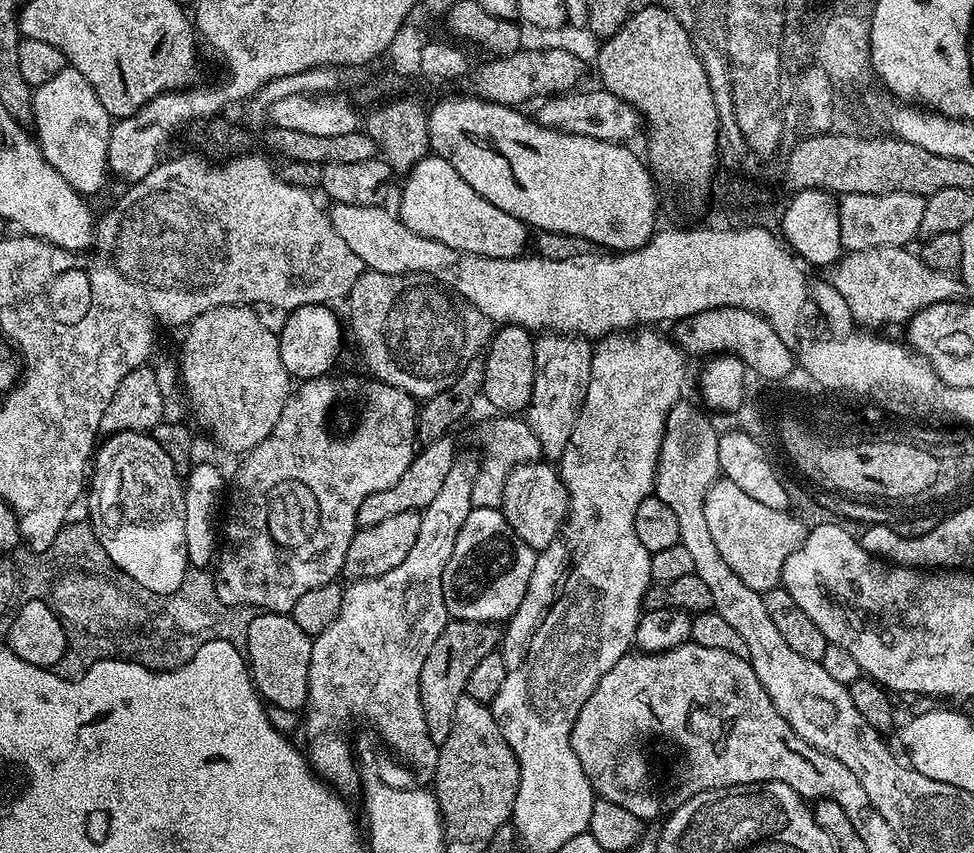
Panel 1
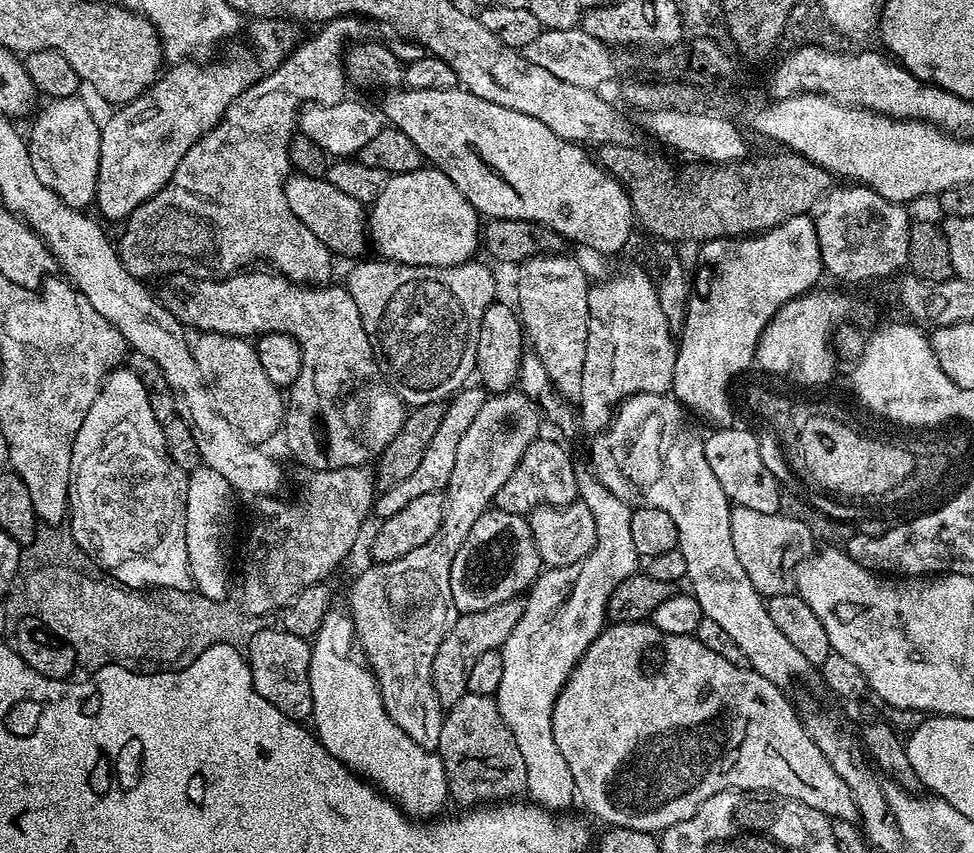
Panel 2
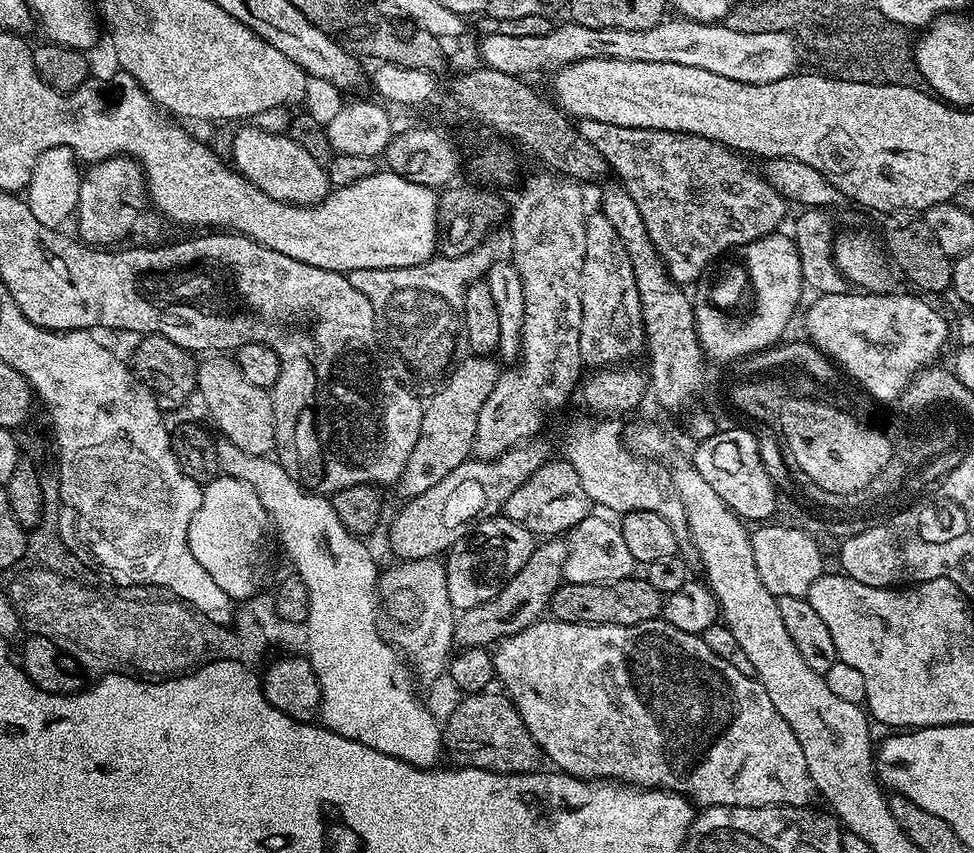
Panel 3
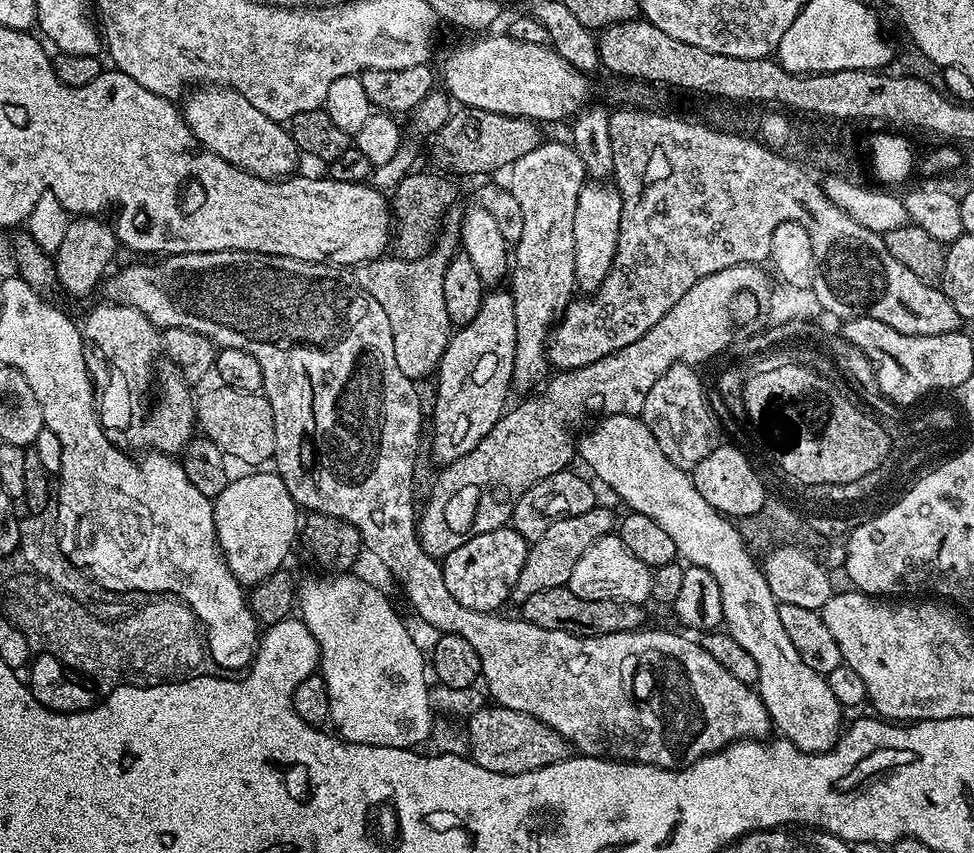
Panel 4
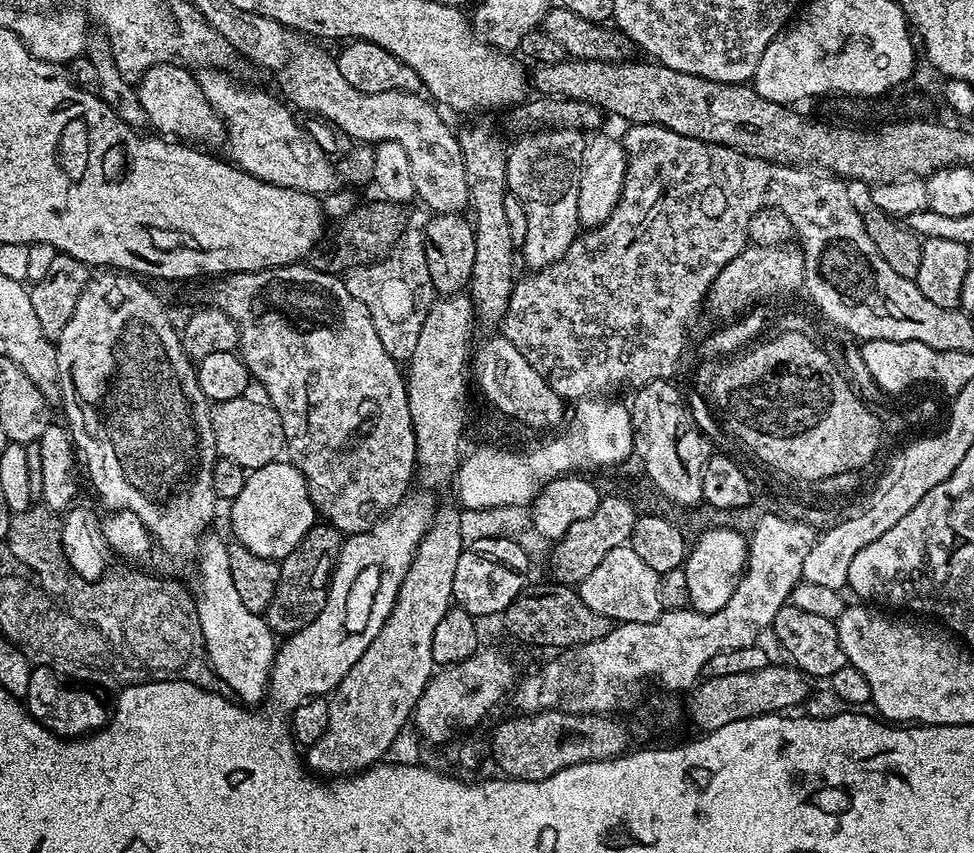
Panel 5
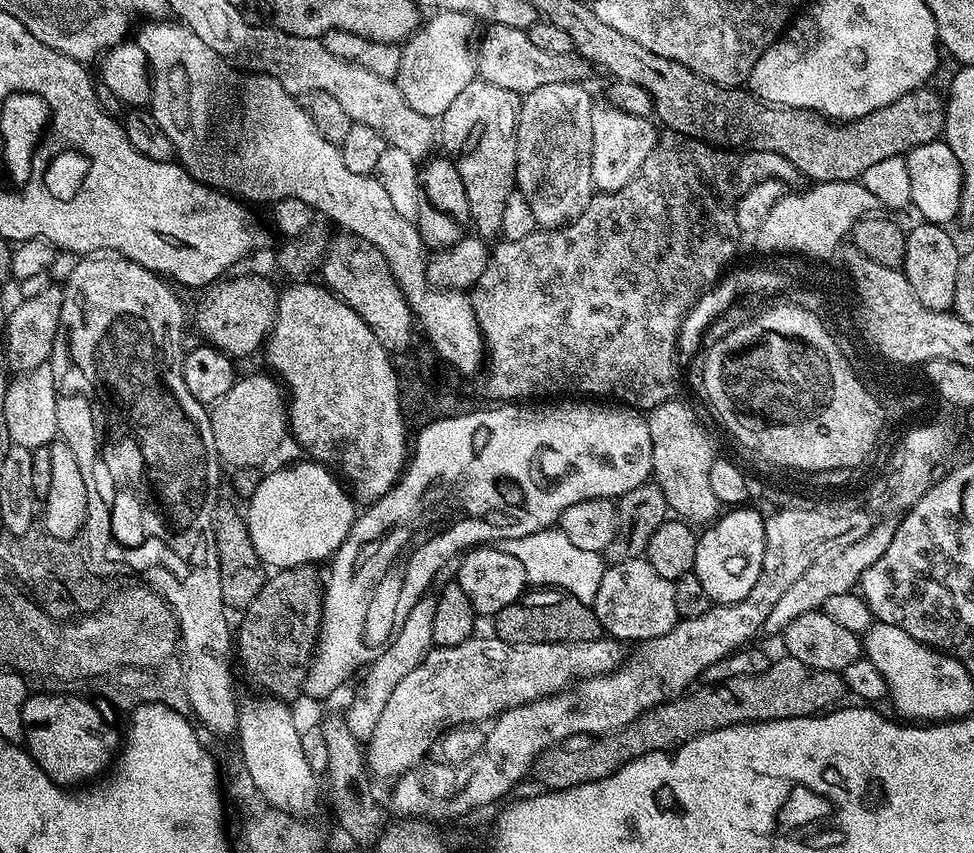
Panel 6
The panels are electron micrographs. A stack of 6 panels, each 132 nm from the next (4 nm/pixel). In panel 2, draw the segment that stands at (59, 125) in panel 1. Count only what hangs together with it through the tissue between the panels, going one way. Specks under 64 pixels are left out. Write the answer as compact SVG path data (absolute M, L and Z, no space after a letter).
M79 95L67 96L61 100L49 99L48 104L40 112L40 117L32 124L32 133L27 133L30 166L34 166L34 174L42 186L46 186L62 200L66 206L87 209L96 199L96 183L98 182L98 154L100 153L100 129L92 112L80 101Z

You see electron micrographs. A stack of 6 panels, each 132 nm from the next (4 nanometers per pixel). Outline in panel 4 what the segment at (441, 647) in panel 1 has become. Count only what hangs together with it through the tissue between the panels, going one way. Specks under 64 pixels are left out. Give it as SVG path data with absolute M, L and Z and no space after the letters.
M603 506L586 510L586 514L574 514L570 518L562 518L542 534L542 538L531 541L526 562L522 566L522 574L518 574L518 582L514 586L511 599L522 602L530 598L530 594L538 594L538 590L547 588L565 587L578 563L578 558L586 554L586 550L599 536L609 535L617 527L617 517L612 517L612 512Z

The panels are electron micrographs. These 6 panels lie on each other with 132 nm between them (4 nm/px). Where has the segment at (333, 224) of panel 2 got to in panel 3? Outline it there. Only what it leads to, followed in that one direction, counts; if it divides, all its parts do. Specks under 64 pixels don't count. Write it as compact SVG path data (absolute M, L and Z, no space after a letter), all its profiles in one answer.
M248 126L237 127L240 129L232 140L232 162L241 176L270 194L270 198L287 204L317 204L328 197L330 185L325 165L314 162L298 142L286 134L268 132L259 126L244 127Z

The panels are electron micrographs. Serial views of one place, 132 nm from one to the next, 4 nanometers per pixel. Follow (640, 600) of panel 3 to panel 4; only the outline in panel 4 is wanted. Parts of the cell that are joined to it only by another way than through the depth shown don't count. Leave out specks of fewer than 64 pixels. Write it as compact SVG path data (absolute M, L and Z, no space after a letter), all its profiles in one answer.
M566 586L538 590L530 598L522 601L523 619L530 621L542 630L562 630L575 636L601 636L615 632L634 632L645 627L645 609L639 604L614 602L613 600L587 600L578 598Z

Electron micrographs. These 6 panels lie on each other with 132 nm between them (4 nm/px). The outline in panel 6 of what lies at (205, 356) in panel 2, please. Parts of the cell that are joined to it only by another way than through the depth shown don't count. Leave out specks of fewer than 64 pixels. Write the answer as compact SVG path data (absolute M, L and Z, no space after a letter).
M241 375L228 393L211 405L210 426L214 430L216 453L225 465L232 464L233 469L264 466L279 450L284 436L286 440L289 435L285 393L281 385L271 375L268 376Z

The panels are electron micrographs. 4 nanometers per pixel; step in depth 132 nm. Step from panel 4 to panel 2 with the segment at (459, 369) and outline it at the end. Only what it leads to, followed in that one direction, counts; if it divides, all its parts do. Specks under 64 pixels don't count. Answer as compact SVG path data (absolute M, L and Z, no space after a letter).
M465 386L447 401L442 420L438 422L437 433L432 441L426 446L426 452L422 454L422 460L418 462L418 467L413 470L403 482L398 482L398 486L390 486L390 490L379 493L374 500L374 512L377 517L393 516L398 514L398 510L410 506L414 498L419 498L422 494L443 493L450 482L450 473L454 470L454 457L458 454L458 442L466 434L466 429L470 427L470 422L478 415L478 410L482 410L486 399L486 392L483 387Z

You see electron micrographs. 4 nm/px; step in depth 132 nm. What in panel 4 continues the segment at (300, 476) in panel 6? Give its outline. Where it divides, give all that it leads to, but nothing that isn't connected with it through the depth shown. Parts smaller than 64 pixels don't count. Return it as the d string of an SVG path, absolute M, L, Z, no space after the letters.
M252 470L249 476L229 479L226 490L214 497L212 513L216 527L216 543L224 555L228 569L235 574L236 581L242 586L251 586L262 582L270 574L281 571L285 567L284 559L292 548L292 543L298 540L298 505L290 498L290 490L286 490L286 482L275 471Z

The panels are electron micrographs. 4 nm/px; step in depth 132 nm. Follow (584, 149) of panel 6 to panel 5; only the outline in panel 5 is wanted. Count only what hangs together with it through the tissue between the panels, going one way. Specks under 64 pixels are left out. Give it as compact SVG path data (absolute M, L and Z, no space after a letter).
M540 128L539 130L528 130L523 133L524 136L516 145L508 148L508 191L513 197L515 195L520 199L520 204L524 207L524 240L522 236L522 260L529 264L529 269L539 270L558 262L566 250L575 242L582 225L578 218L578 182L580 181L580 167L584 164L584 145L586 143L585 133L575 128Z

